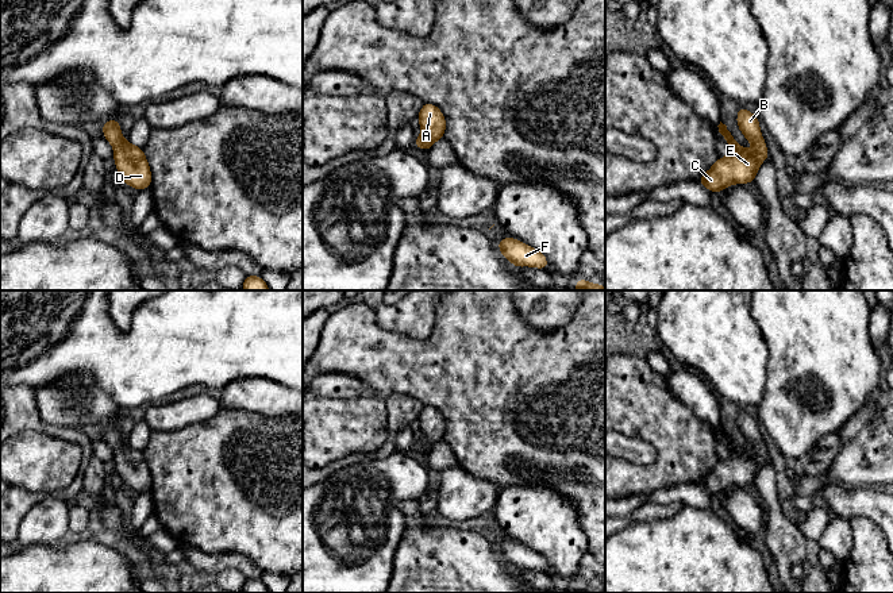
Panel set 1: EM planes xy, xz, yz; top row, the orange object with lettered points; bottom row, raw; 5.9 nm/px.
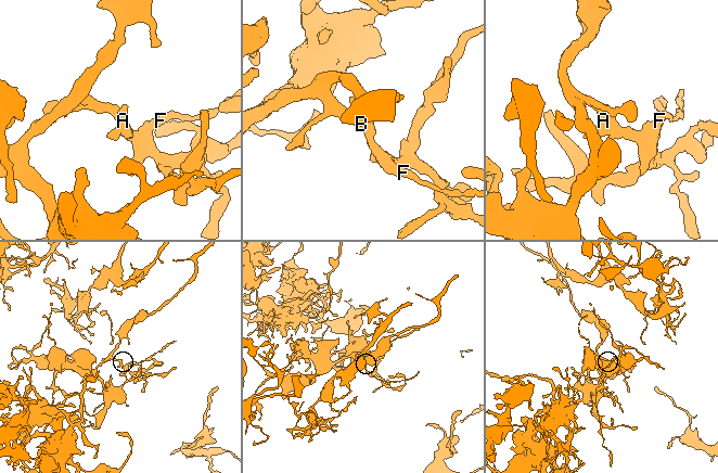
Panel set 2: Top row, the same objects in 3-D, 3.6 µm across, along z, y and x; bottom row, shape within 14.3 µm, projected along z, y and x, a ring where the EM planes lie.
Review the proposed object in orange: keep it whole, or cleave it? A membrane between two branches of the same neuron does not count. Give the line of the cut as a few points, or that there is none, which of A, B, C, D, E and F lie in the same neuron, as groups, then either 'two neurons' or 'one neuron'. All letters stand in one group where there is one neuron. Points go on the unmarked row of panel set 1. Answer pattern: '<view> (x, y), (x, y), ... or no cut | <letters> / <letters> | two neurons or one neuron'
no cut | A B C D E F | one neuron

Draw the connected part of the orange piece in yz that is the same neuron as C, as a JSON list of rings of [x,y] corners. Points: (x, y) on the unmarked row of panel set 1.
[[[739,409],[736,426],[740,435],[754,447],[752,454],[748,455],[747,451],[738,447],[732,436],[727,432],[727,428],[720,424],[717,428],[719,435],[732,454],[727,459],[717,461],[713,469],[697,482],[697,485],[703,486],[712,496],[721,494],[734,486],[754,485],[761,466],[770,459],[757,417]]]

